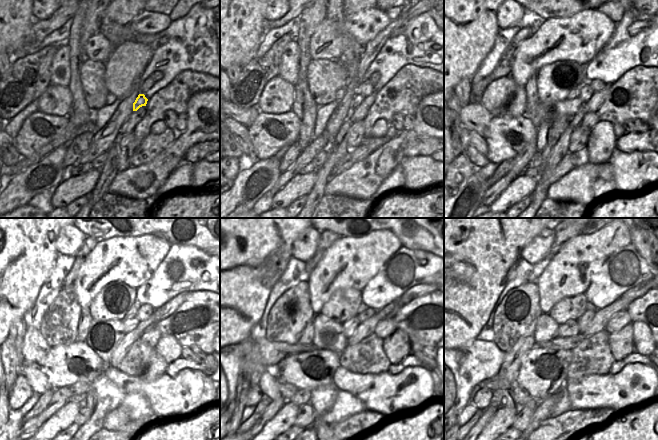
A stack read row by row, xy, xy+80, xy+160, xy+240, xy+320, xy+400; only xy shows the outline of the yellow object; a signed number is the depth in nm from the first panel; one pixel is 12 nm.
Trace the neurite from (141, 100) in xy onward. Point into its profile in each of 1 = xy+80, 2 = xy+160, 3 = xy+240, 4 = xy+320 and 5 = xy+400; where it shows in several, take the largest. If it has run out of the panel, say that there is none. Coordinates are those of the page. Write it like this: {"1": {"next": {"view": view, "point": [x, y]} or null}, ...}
{"1": {"next": {"view": "xy+80", "point": [358, 99]}}, "2": {"next": {"view": "xy+160", "point": [557, 112]}}, "3": {"next": {"view": "xy+240", "point": [103, 337]}}, "4": {"next": {"view": "xy+320", "point": [328, 335]}}, "5": {"next": {"view": "xy+400", "point": [546, 329]}}}

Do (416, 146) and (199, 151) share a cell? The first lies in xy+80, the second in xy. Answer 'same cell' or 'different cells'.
same cell

